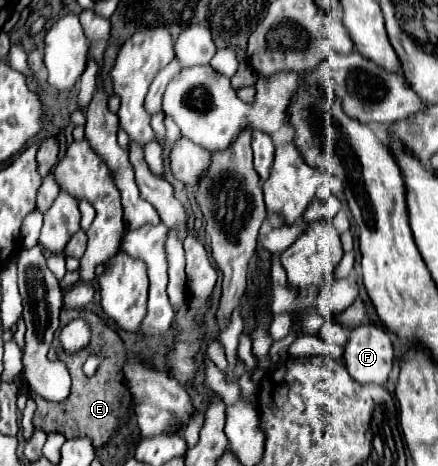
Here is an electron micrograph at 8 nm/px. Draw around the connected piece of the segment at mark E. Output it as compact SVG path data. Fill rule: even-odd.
M82 308L82 310L62 310L60 314L60 324L66 326L68 322L76 320L76 318L84 318L86 322L90 322L92 326L92 342L86 350L70 356L66 352L62 352L58 348L58 360L62 360L66 366L68 366L68 372L72 376L72 392L68 396L68 402L66 406L64 404L54 404L54 402L46 402L42 396L34 394L34 402L36 402L36 414L34 414L34 428L40 428L44 430L46 434L50 432L58 432L58 434L64 434L66 438L76 438L76 436L82 436L82 438L88 438L92 440L94 448L102 448L110 438L112 434L124 426L130 416L128 416L128 408L130 406L130 394L126 390L126 386L122 384L124 376L120 374L122 372L122 364L124 364L124 346L122 346L122 340L118 338L118 334L106 326L100 316L92 314L90 310ZM88 354L100 354L100 366L96 370L96 374L92 378L84 376L82 372L82 364L86 362Z

